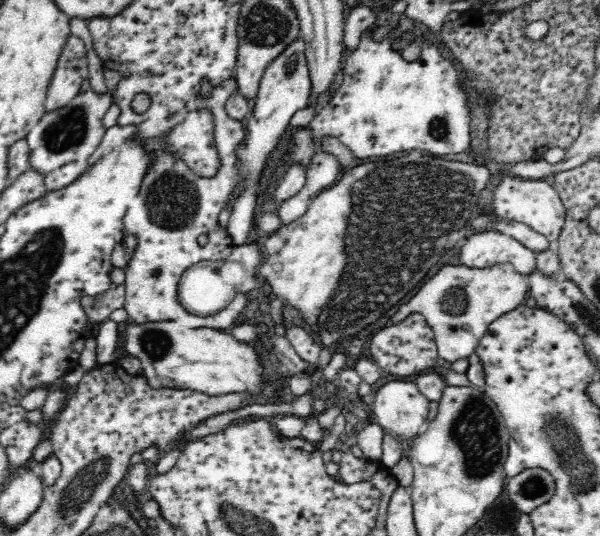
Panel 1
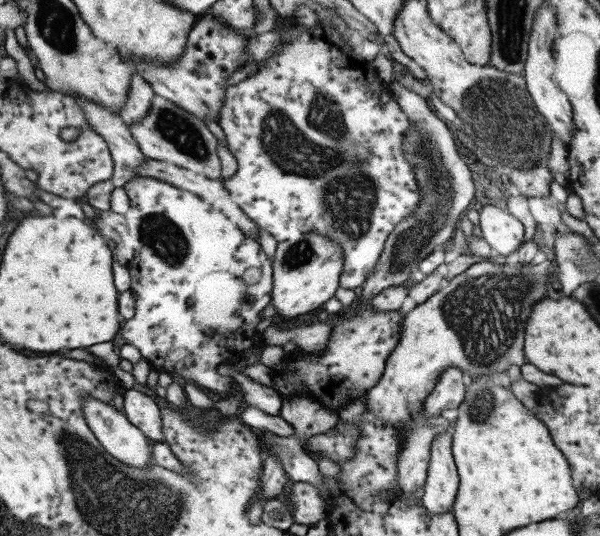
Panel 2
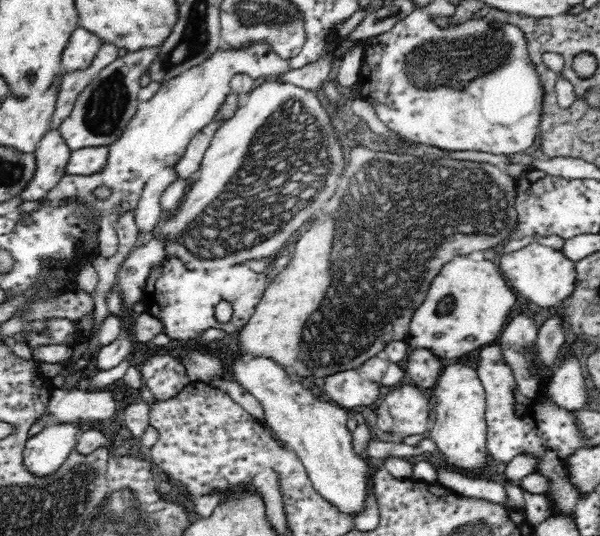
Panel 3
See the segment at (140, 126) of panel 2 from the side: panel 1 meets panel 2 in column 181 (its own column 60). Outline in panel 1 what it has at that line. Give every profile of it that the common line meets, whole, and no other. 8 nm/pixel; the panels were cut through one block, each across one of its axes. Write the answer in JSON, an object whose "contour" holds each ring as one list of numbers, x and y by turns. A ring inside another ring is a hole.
{"contour":[[89,90,83,95,77,95,64,108,45,112,25,138,30,149,28,154,30,169,28,170,46,177,47,174,64,166,87,161,104,136,105,130,102,129,101,118,111,104,113,100,109,93,98,97]]}

